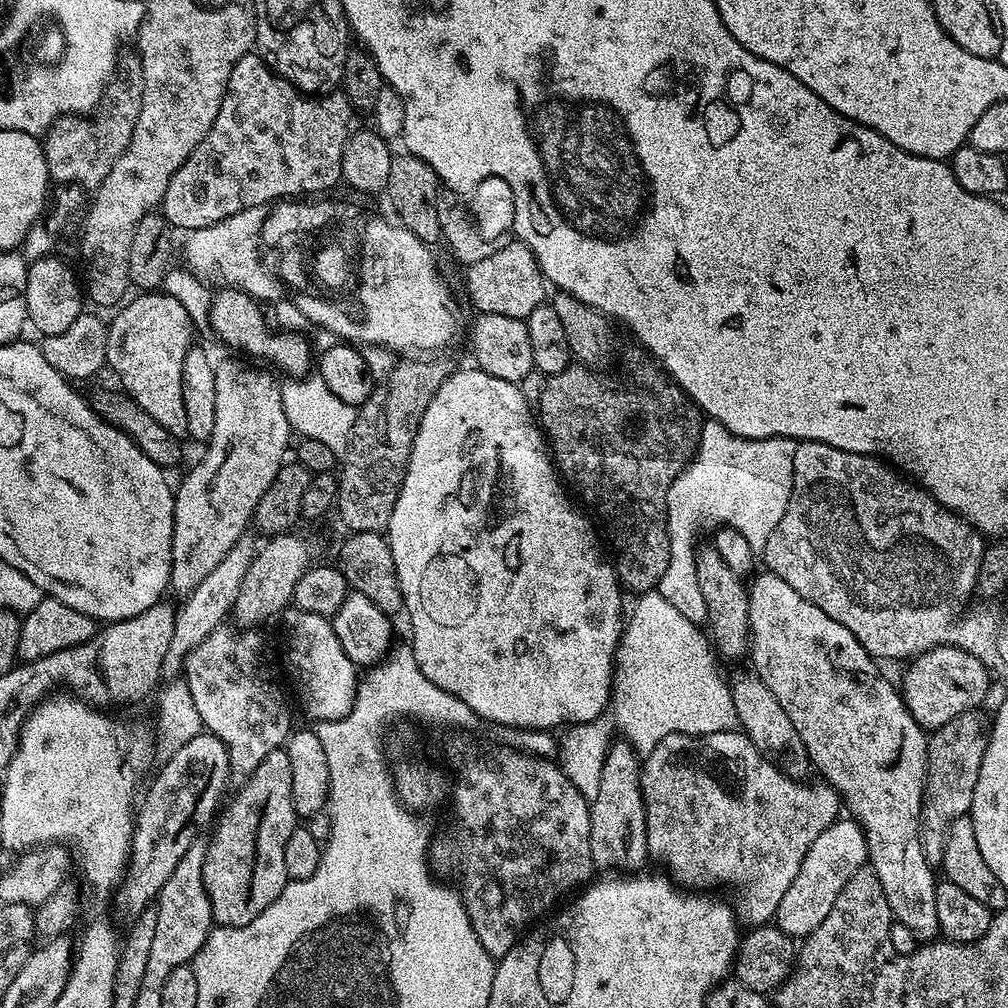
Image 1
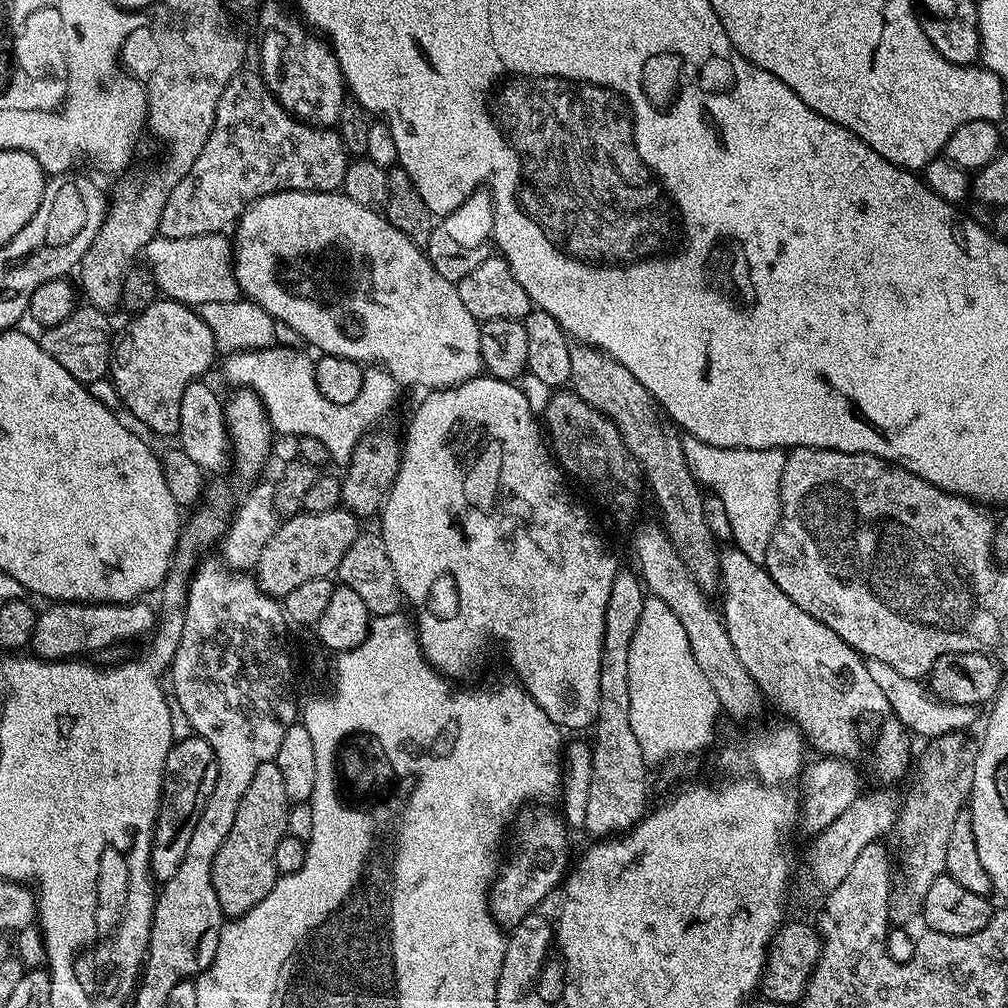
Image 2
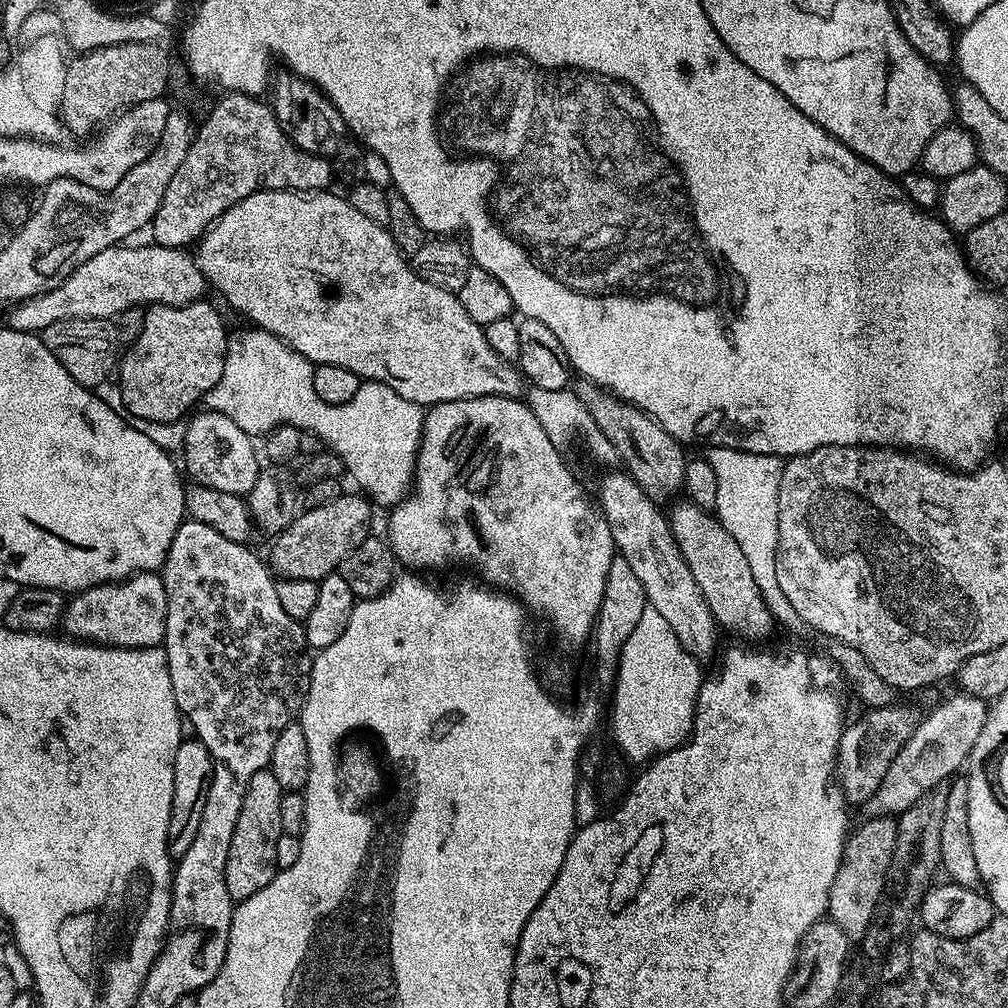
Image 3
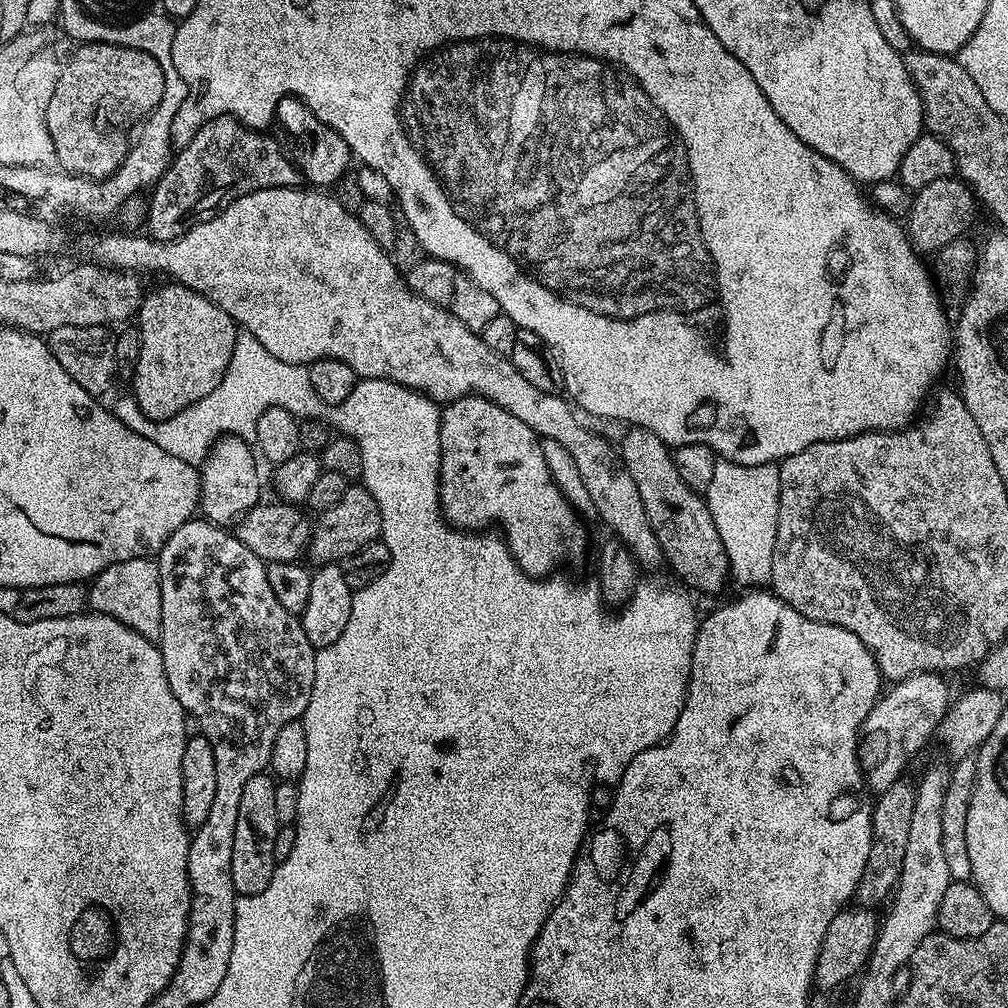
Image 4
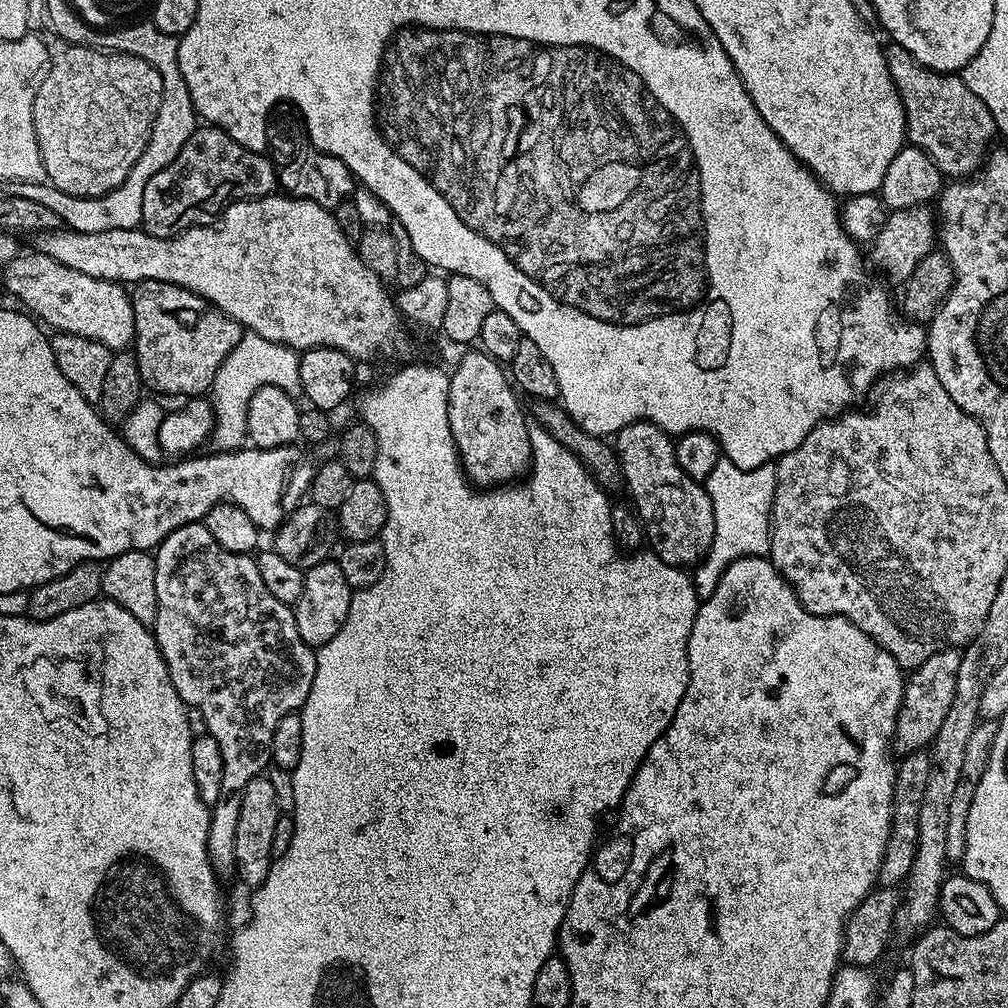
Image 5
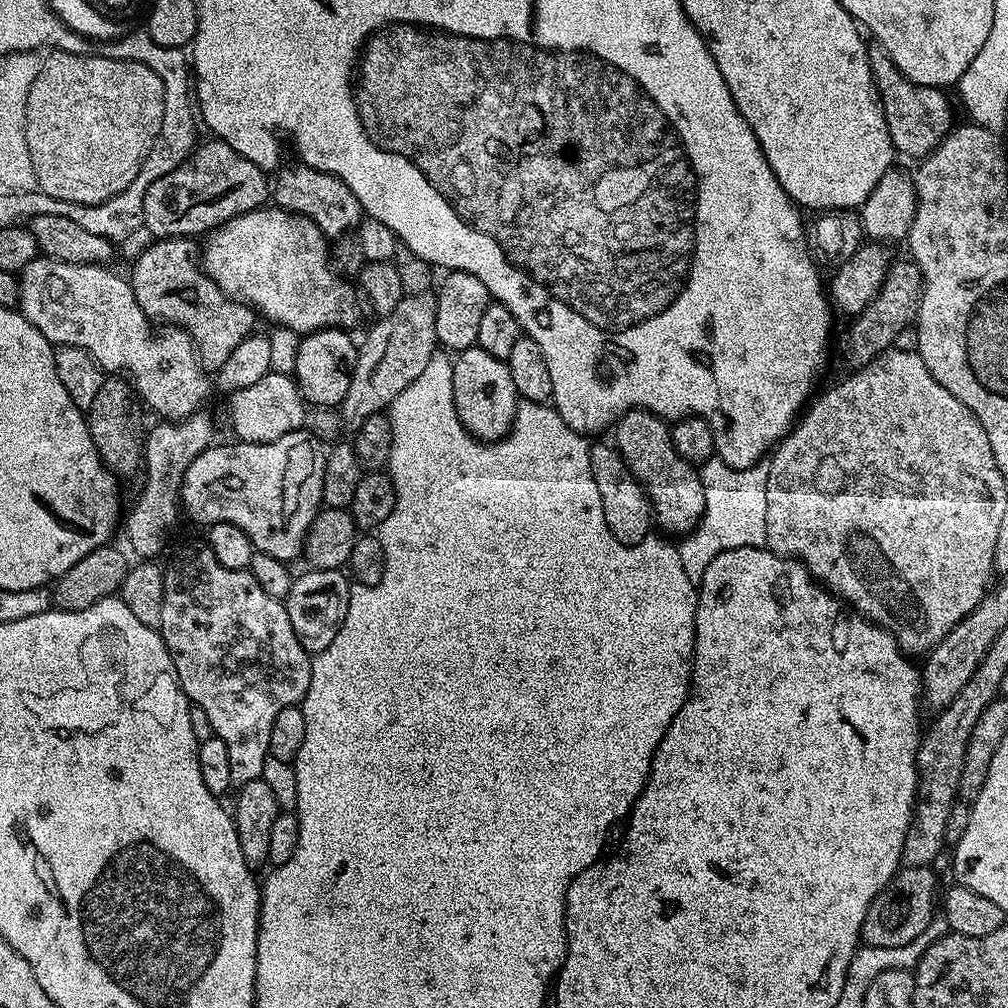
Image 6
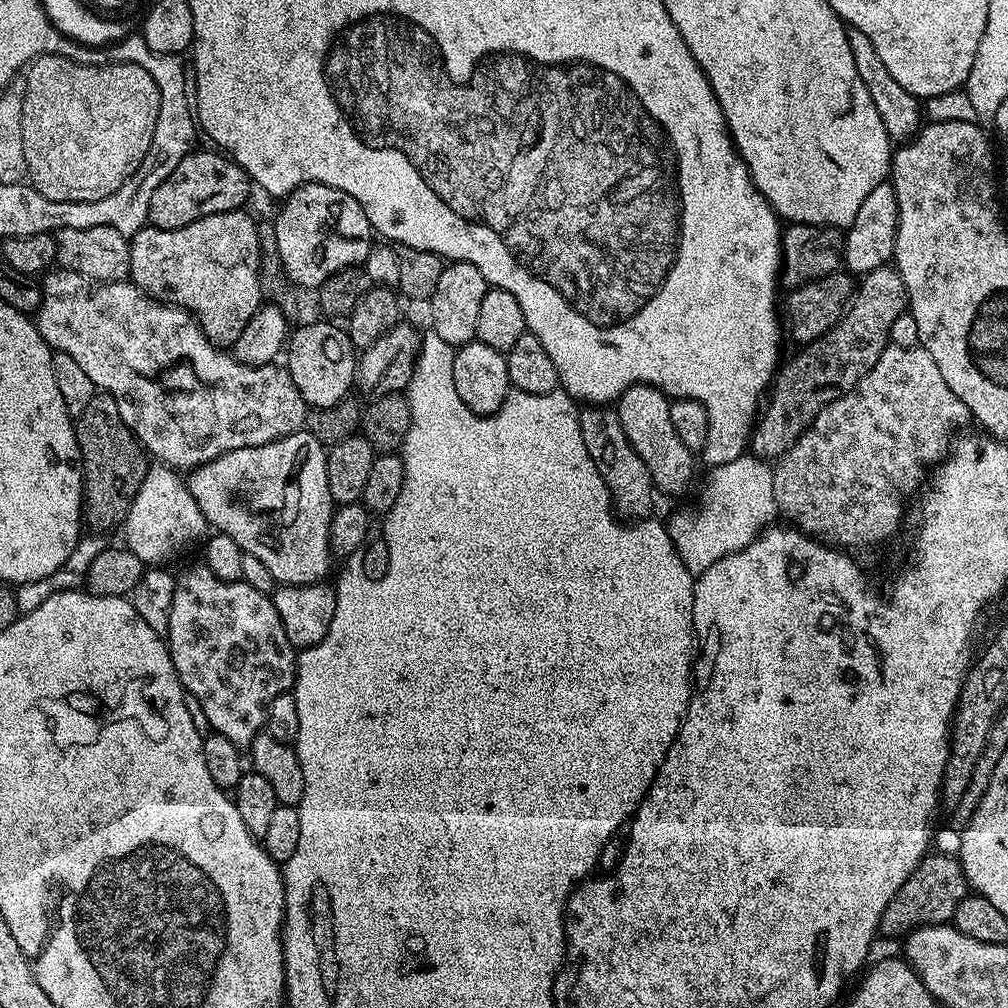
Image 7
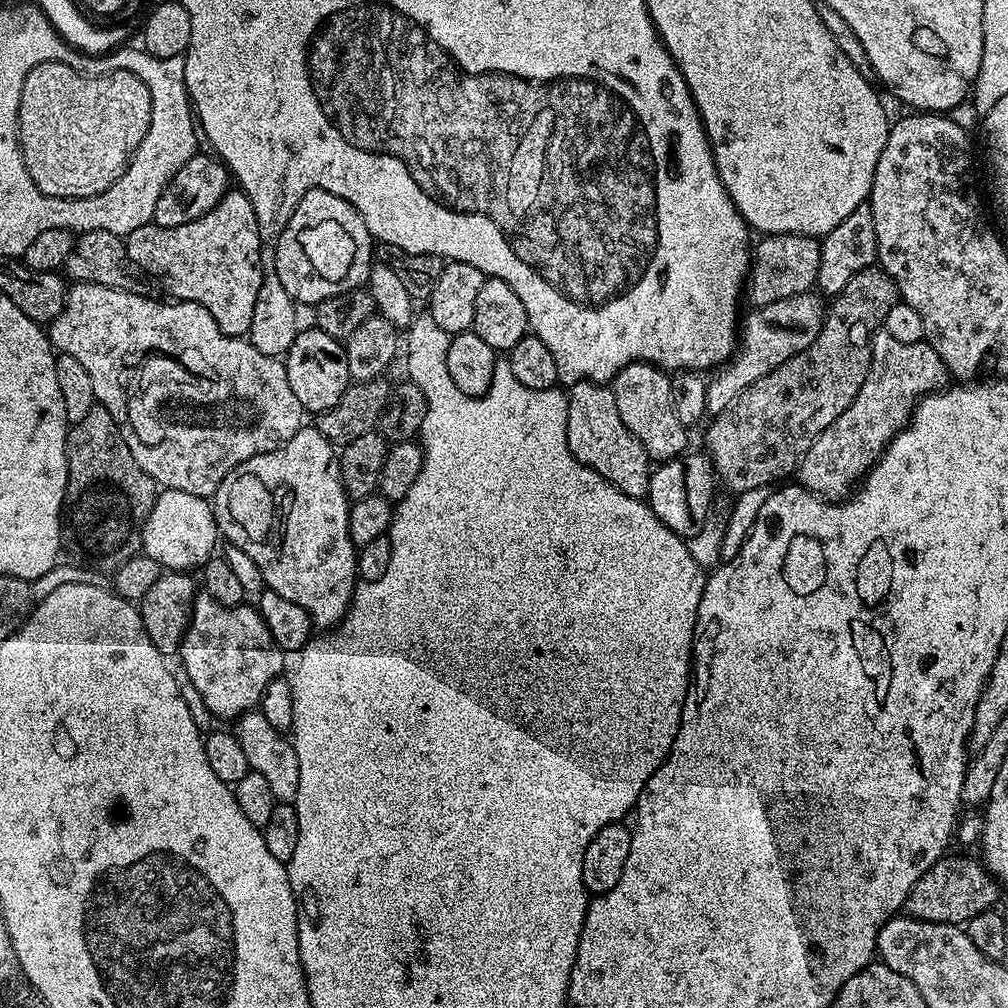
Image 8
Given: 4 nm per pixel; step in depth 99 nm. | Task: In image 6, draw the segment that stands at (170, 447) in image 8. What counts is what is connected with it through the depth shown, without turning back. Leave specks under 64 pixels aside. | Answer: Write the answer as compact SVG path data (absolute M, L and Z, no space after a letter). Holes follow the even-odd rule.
M43 254L37 255L34 262L30 262L18 273L20 282L20 302L18 305L19 312L27 318L30 326L34 326L41 334L52 343L53 346L57 344L65 344L66 346L78 346L82 350L86 350L90 354L90 358L94 358L94 362L98 367L108 374L123 374L125 377L130 378L130 383L134 389L135 395L141 401L144 400L157 412L160 418L165 421L181 421L190 415L201 411L205 407L204 403L208 400L208 395L214 392L214 384L210 379L209 373L206 371L199 355L198 349L191 336L187 332L182 331L181 328L175 326L165 327L164 332L156 333L153 321L149 320L147 314L142 310L142 306L138 306L138 298L134 298L134 290L131 283L127 279L124 280L116 272L107 272L107 267L98 264L71 264L70 262L62 262L55 260ZM269 371L255 382L233 391L228 397L228 420L236 431L235 439L246 444L274 442L291 432L299 432L304 427L306 401L300 394L300 387L287 372Z

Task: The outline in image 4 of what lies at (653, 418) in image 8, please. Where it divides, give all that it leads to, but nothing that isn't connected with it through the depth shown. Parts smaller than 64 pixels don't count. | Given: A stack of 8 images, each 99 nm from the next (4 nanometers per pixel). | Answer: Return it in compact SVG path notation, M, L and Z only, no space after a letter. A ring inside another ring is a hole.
M635 426L627 431L618 440L618 451L626 470L630 470L630 478L634 478L634 486L638 486L638 494L642 494L642 504L646 506L647 517L666 564L689 584L689 589L718 591L724 583L729 583L730 569L726 546L722 546L722 538L718 535L718 526L714 526L707 499L682 482L682 474L678 474L678 466L674 466L672 461L673 453L669 445L658 438L658 434Z

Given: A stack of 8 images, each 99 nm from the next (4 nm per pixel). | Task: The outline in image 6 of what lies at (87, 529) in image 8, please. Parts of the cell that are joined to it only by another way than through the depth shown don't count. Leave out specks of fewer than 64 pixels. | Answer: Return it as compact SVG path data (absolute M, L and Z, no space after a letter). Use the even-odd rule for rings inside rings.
M112 374L104 379L102 386L98 386L94 402L90 402L86 409L90 438L106 467L120 478L130 475L131 472L139 473L142 468L146 425L140 421L136 404L138 405L138 400L131 383L119 375Z

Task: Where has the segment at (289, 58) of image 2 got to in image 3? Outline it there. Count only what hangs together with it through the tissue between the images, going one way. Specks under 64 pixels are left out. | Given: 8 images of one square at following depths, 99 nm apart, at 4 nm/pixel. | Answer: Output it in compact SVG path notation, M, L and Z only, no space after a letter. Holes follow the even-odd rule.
M291 74L283 75L277 80L275 77L274 87L271 89L272 100L270 99L270 107L276 114L280 129L304 152L325 158L335 157L341 144L346 140L342 114L338 114L338 110L328 101L328 97L309 80Z

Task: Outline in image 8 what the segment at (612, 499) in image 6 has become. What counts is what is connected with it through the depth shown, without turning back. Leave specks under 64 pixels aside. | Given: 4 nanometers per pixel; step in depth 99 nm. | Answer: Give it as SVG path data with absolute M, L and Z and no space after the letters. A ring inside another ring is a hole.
M580 380L569 387L566 434L574 455L606 478L606 482L627 496L647 497L650 461L638 438L634 438L634 434L626 430L626 422L618 418L618 402L614 402L611 387L590 383L589 380Z

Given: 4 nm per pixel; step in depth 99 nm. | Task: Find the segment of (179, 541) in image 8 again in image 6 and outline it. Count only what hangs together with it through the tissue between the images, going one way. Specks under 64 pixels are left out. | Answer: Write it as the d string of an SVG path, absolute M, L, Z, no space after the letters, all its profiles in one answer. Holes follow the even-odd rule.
M201 410L181 421L159 421L147 431L144 442L144 475L146 482L132 512L124 520L126 534L140 558L154 558L162 548L168 530L180 515L180 485L183 484L190 462L208 447L214 436L214 422Z

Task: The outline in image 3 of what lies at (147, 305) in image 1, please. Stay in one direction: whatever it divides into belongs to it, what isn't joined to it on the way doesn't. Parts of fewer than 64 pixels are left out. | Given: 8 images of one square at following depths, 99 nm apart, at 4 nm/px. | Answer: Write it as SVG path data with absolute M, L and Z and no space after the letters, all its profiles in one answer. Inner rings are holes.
M201 298L182 306L158 304L145 311L142 334L118 360L120 400L128 416L146 418L151 424L183 421L222 378L230 332L224 329L219 310L206 301Z

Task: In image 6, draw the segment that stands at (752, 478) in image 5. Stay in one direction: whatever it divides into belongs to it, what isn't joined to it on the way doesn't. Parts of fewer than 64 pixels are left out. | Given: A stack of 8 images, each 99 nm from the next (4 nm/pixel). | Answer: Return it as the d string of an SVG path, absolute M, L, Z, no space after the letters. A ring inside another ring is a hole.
M719 458L707 460L699 465L700 481L704 491L705 506L703 521L692 529L691 533L679 541L678 547L682 558L682 570L686 570L686 578L699 586L702 574L706 574L706 566L718 558L726 550L735 548L763 548L766 545L766 478L770 474L767 459L751 464L749 468L731 468L726 461Z

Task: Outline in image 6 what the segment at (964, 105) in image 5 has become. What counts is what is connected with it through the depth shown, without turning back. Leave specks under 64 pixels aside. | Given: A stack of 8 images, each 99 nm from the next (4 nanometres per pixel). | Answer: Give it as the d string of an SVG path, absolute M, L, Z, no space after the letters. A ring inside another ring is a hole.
M872 42L868 44L868 61L870 74L880 96L880 105L886 118L886 126L890 130L892 147L897 153L904 156L923 158L940 145L948 137L954 127L952 121L952 104L948 101L948 92L942 88L931 88L910 82L898 66L886 54L881 44Z

